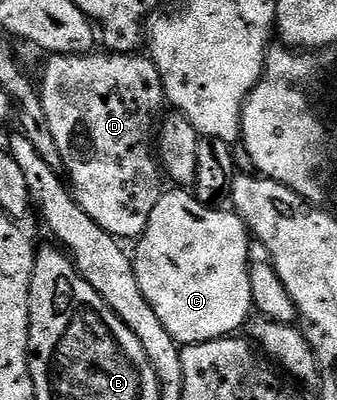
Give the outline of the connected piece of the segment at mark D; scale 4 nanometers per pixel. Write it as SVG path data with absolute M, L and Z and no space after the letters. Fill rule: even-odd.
M98 54L50 55L47 58L42 83L40 79L44 117L48 117L69 186L84 213L115 239L134 241L145 233L152 209L156 209L164 193L164 172L156 154L156 124L164 108L162 78L154 60L145 54Z

